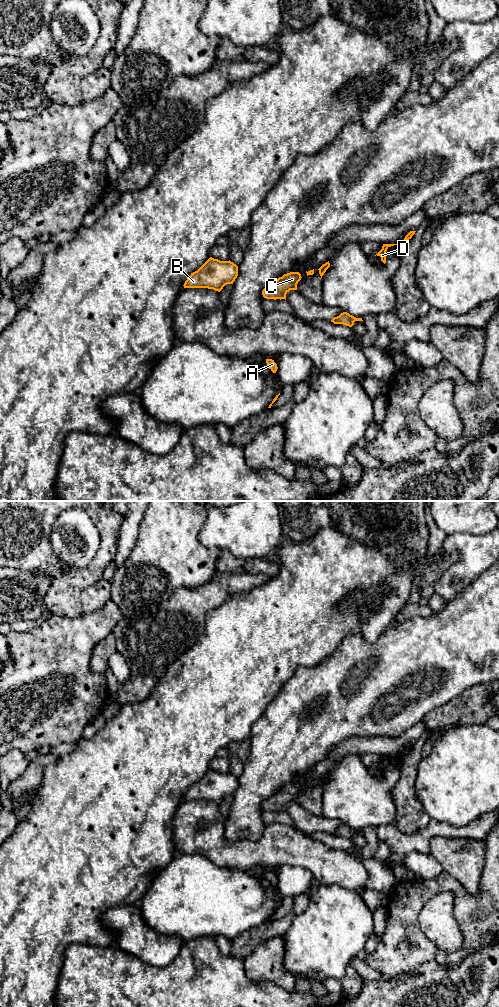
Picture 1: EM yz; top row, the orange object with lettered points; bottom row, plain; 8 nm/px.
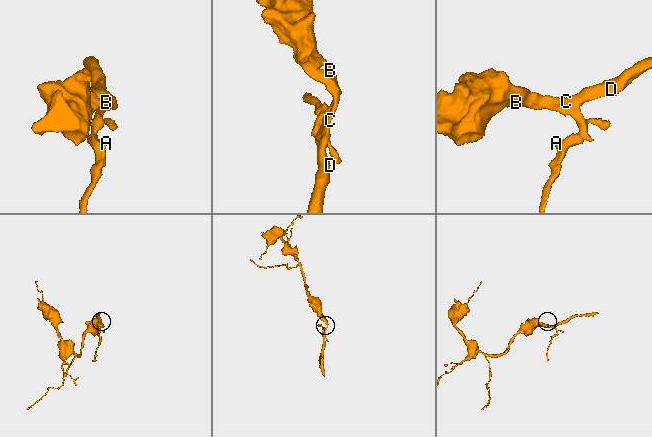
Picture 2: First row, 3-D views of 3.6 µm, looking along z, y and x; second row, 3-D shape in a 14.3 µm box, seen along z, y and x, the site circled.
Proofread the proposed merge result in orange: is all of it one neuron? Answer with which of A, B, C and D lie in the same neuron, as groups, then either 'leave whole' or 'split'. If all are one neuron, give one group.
A B C D | leave whole

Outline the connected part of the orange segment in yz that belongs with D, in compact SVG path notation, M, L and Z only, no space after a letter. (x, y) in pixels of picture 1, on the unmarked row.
M410 743L404 750L402 756L383 756L382 761L376 766L377 768L381 769L381 773L385 776L386 775L386 763L389 759L398 757L400 760L402 760L402 757L406 755L409 751L412 750L412 748L415 746L416 743Z

